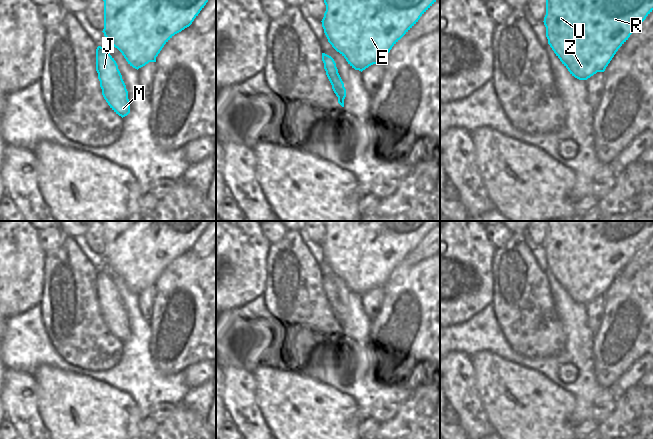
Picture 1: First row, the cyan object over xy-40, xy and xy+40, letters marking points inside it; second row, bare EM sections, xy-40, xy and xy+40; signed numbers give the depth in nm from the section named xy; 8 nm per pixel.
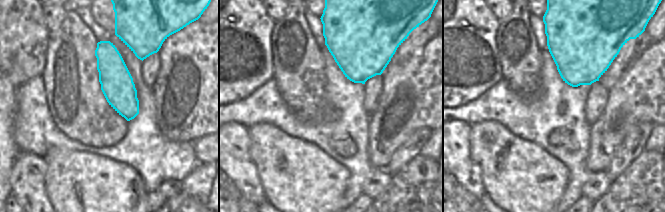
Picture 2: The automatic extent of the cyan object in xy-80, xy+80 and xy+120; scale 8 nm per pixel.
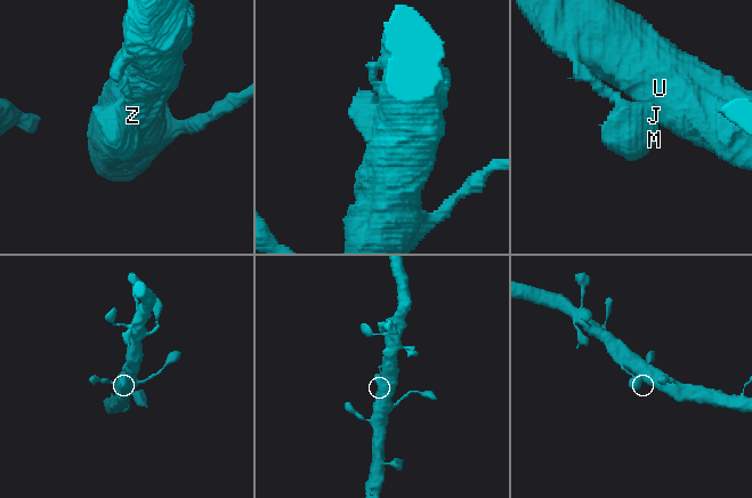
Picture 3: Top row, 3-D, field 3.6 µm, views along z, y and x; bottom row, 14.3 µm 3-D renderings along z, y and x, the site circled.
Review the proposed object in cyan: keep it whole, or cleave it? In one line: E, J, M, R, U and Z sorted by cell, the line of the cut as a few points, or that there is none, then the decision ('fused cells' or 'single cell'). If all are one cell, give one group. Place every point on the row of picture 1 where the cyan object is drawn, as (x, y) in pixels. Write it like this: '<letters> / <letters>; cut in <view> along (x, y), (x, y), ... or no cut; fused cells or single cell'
E J M R U Z; no cut; single cell

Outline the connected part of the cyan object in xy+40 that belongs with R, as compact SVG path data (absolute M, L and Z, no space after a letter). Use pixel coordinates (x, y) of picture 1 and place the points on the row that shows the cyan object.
M546 0L543 22L548 44L562 64L575 78L587 80L597 72L605 71L618 49L652 10L653 0Z

